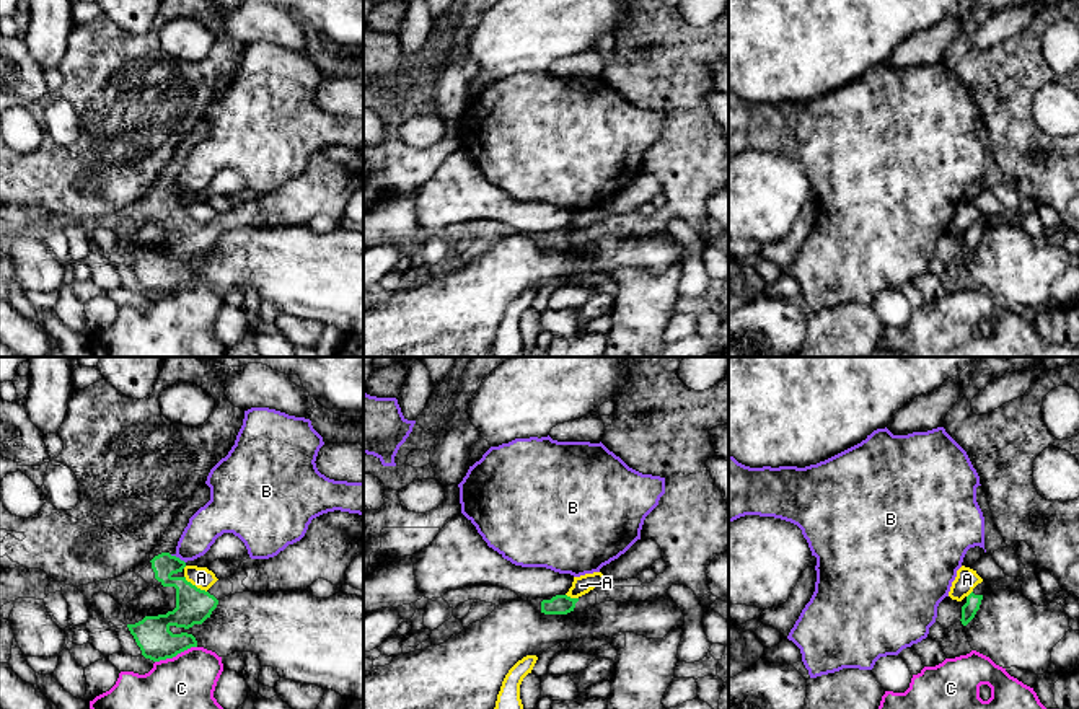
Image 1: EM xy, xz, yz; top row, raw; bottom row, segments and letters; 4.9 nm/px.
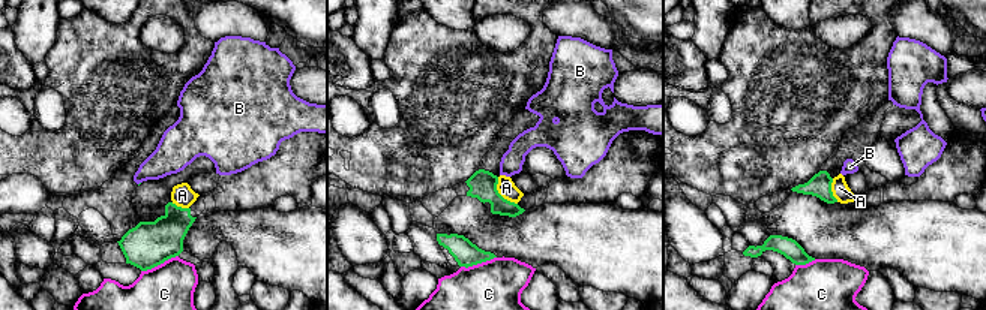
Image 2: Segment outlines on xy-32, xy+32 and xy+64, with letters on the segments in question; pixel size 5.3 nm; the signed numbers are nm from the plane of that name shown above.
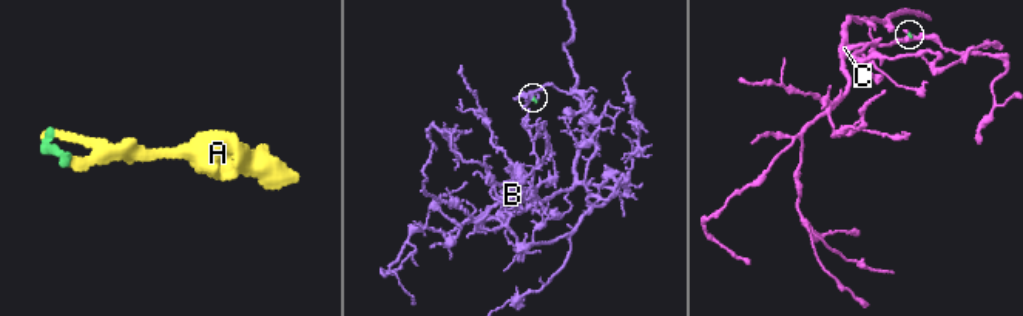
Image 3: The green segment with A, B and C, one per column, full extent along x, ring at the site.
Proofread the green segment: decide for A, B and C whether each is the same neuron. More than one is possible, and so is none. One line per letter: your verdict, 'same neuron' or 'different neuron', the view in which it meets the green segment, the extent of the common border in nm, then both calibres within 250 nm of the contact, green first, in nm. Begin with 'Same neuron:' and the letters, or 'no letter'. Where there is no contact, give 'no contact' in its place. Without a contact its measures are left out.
Same neuron: no letter
A: different neuron; contact in xy; length 140 nm; calibres 180 and 100 nm
B: different neuron; contact in xy; length 90 nm; calibres 180 and 170 nm
C: different neuron; contact in xy; length 220 nm; calibres 180 and 420 nm

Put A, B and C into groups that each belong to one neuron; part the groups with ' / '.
A / B / C

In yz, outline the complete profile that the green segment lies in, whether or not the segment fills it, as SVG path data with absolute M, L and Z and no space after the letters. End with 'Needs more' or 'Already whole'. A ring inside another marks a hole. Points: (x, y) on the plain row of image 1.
M978 218L973 227L967 231L967 238L962 241L962 259L967 261L980 244L983 230L991 223L989 218Z. Needs more

